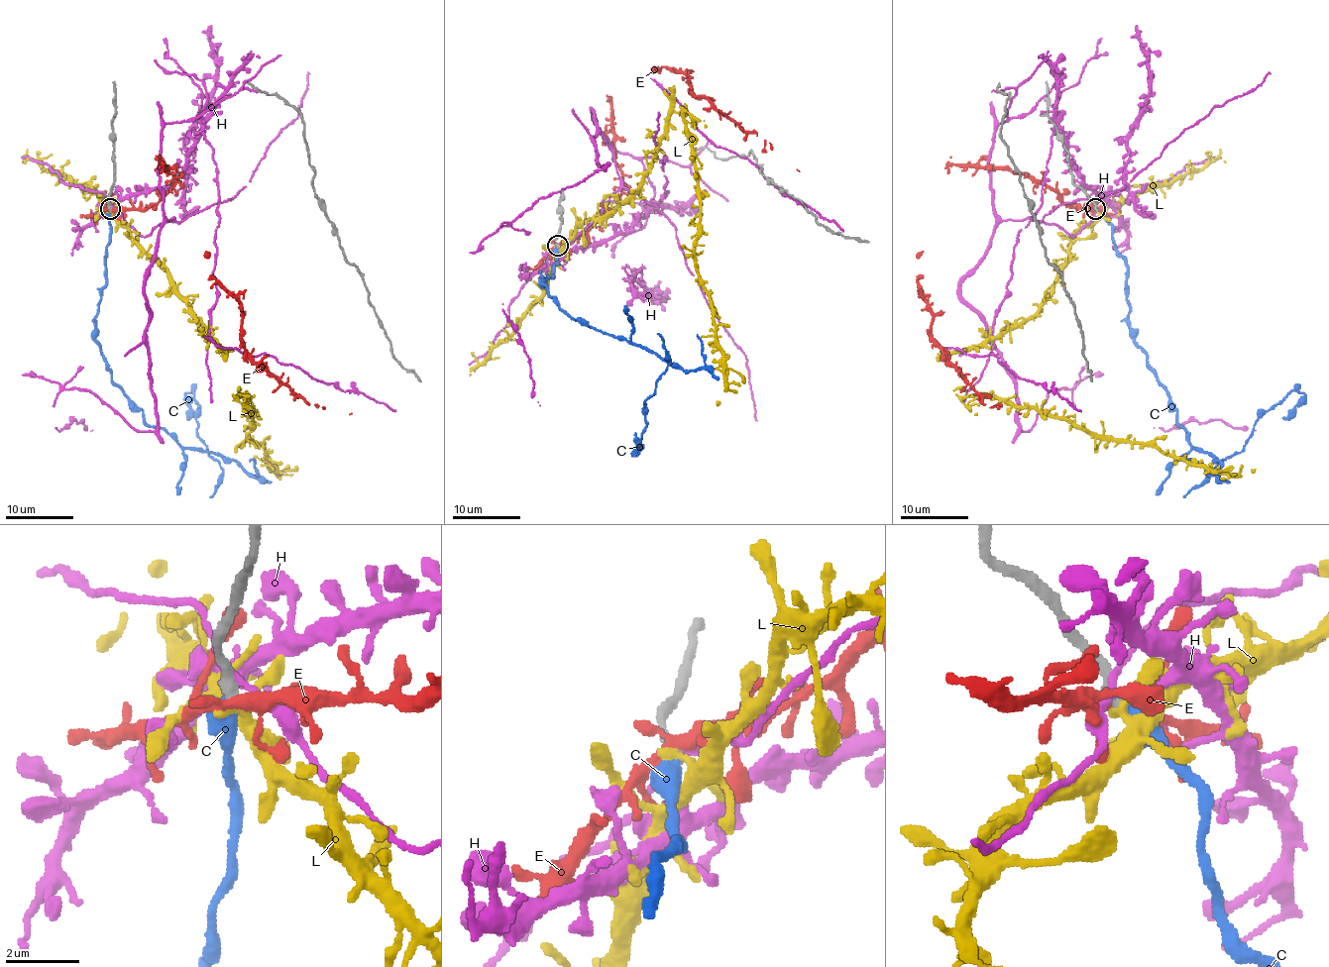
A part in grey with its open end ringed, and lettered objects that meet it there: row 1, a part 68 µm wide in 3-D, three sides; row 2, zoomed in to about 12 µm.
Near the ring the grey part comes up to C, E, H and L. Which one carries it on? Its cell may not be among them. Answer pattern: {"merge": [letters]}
{"merge": ["C"]}

